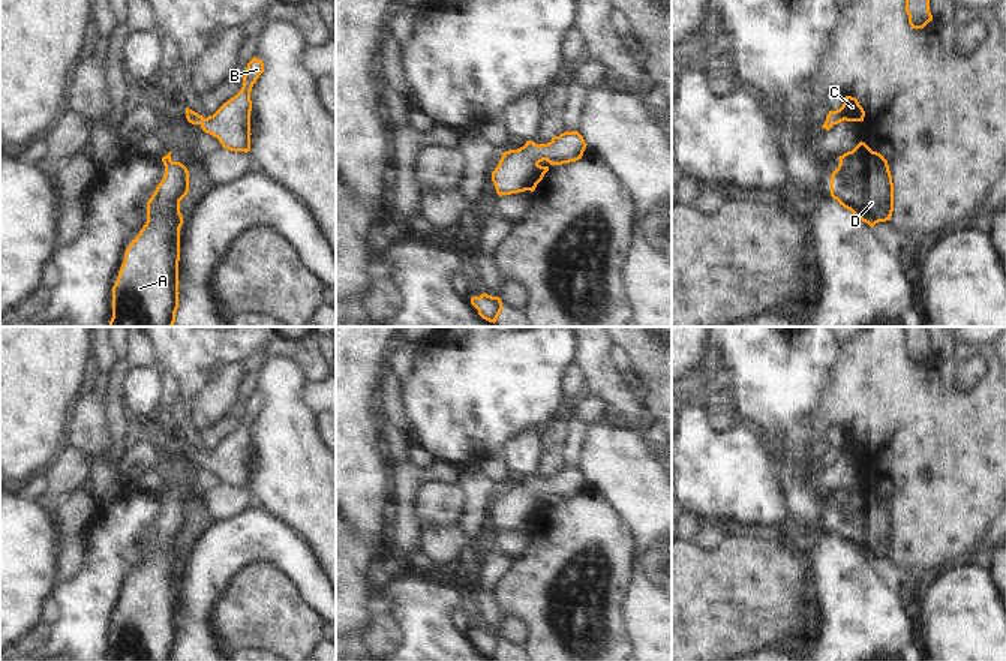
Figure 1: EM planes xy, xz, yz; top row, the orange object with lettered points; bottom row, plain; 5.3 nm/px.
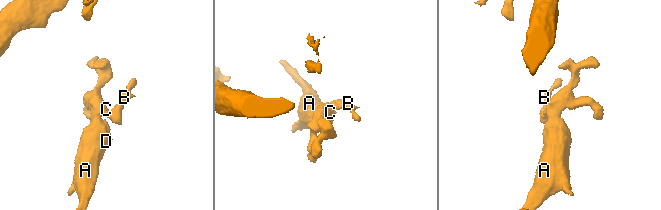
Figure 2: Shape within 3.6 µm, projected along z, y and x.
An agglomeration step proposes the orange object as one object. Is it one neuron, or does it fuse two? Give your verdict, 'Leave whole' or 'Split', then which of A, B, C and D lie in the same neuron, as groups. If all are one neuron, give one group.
Leave whole. Groups: A B C D

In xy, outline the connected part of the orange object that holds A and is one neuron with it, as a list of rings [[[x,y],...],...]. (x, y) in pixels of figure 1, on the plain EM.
[[[172,487],[162,493],[162,498],[165,501],[165,511],[147,538],[147,558],[124,588],[124,597],[118,607],[117,618],[112,622],[112,654],[109,657],[109,661],[174,661],[175,658],[175,648],[178,645],[180,630],[180,564],[183,561],[180,537],[189,528],[189,507],[183,499],[172,498],[171,489]]]

